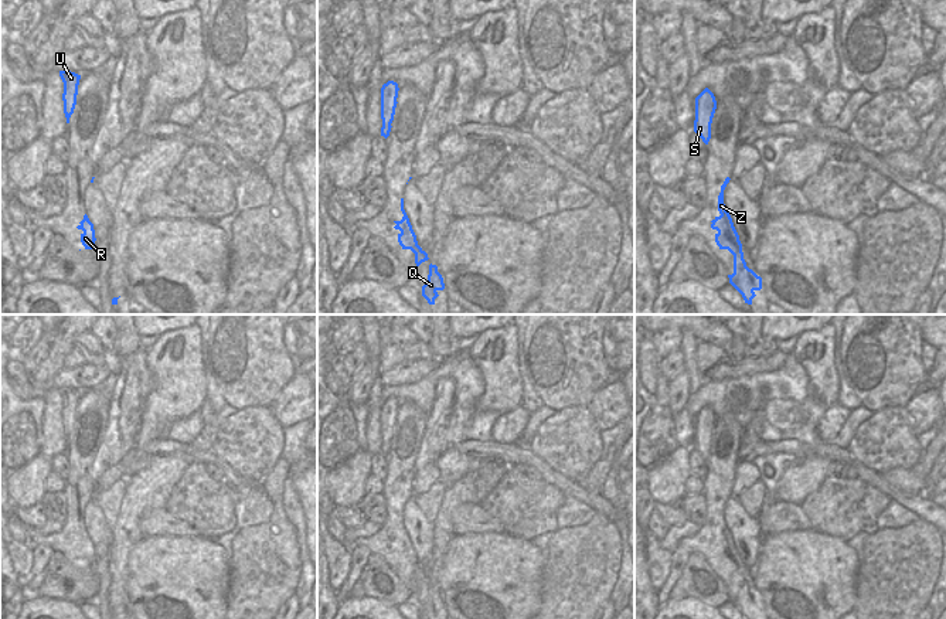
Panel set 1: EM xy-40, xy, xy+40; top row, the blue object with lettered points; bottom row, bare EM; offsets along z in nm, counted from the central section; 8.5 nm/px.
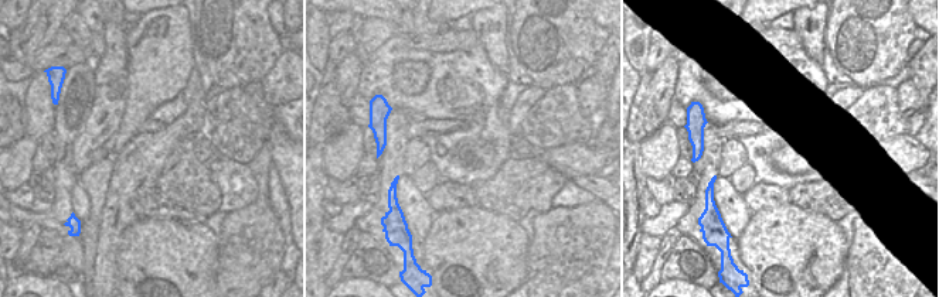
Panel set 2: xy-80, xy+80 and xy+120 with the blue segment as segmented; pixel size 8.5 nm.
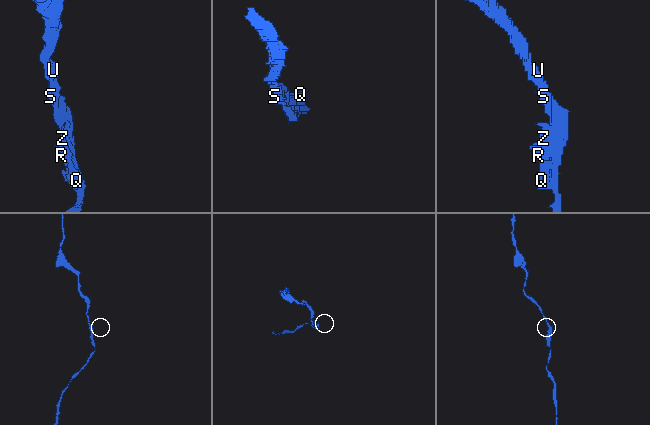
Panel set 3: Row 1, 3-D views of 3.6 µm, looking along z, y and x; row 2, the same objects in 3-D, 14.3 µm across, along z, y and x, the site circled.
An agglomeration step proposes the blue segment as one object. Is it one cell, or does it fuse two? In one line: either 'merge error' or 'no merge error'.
no merge error

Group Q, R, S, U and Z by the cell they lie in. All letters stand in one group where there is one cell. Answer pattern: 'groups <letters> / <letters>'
groups Q R S U Z

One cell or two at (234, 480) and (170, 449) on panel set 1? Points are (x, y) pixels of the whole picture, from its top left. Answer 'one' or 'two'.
one

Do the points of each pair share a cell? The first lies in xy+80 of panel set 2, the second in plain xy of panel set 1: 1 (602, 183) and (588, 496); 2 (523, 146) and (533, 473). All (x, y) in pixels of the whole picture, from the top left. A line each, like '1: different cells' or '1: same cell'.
1: same cell
2: same cell

